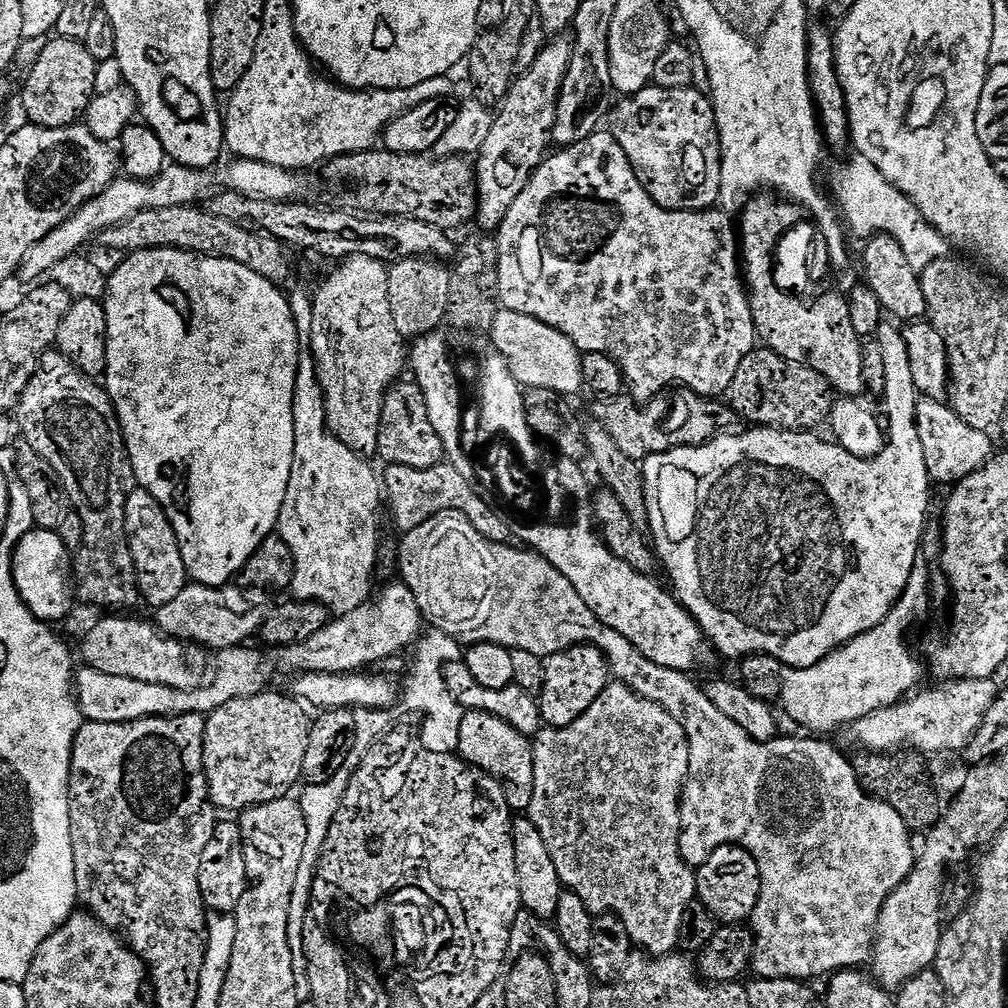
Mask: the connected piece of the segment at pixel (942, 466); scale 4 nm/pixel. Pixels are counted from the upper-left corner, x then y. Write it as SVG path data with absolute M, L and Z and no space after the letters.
M925 399L916 408L916 429L918 438L928 455L928 474L933 481L938 480L947 486L964 480L984 465L984 461L993 455L992 440L982 428L970 426L958 418L958 414L949 410L943 403Z

